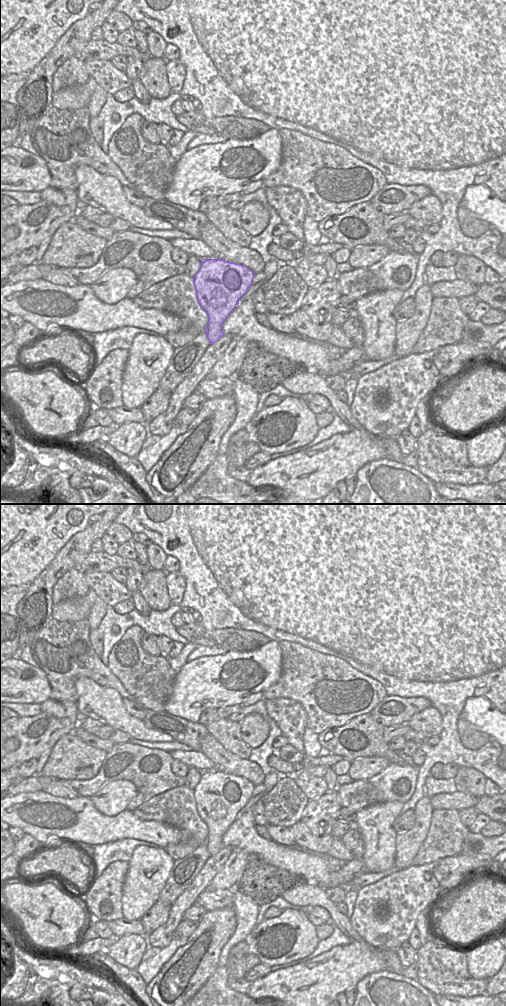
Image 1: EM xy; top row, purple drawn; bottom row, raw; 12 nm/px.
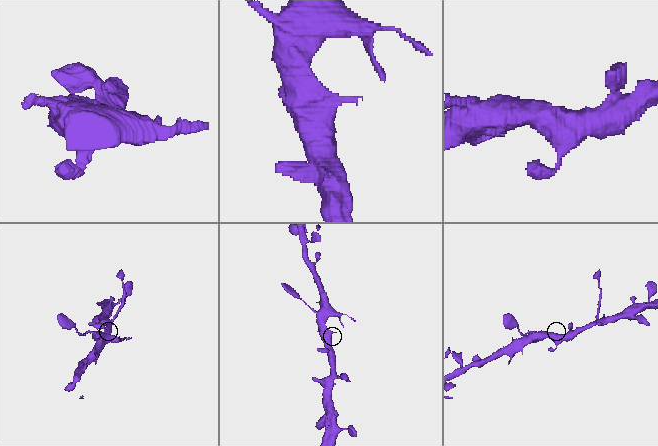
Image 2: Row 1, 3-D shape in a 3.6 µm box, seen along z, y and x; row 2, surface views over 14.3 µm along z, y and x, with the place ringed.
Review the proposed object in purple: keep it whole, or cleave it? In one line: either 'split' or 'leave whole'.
leave whole

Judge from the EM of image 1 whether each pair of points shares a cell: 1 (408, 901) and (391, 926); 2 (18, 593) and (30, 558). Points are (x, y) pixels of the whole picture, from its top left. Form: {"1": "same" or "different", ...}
{"1": "same", "2": "different"}

